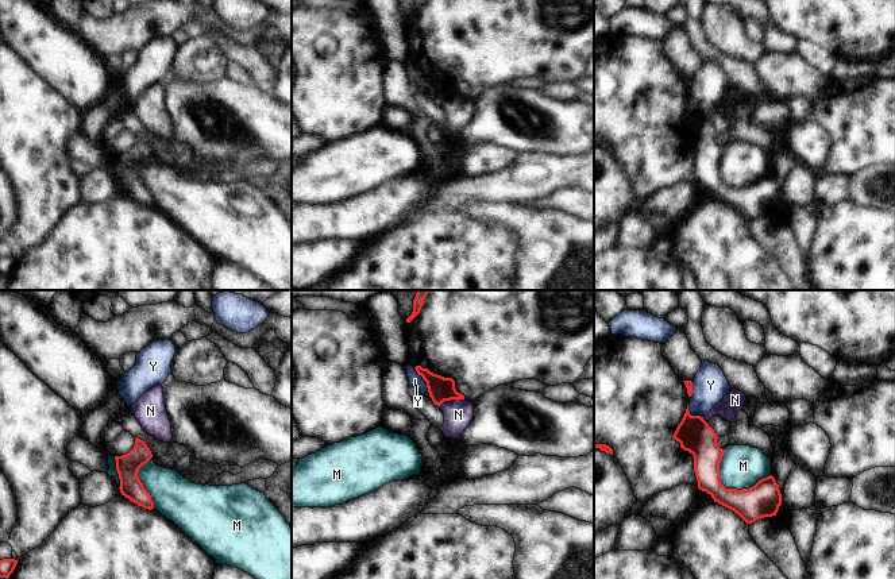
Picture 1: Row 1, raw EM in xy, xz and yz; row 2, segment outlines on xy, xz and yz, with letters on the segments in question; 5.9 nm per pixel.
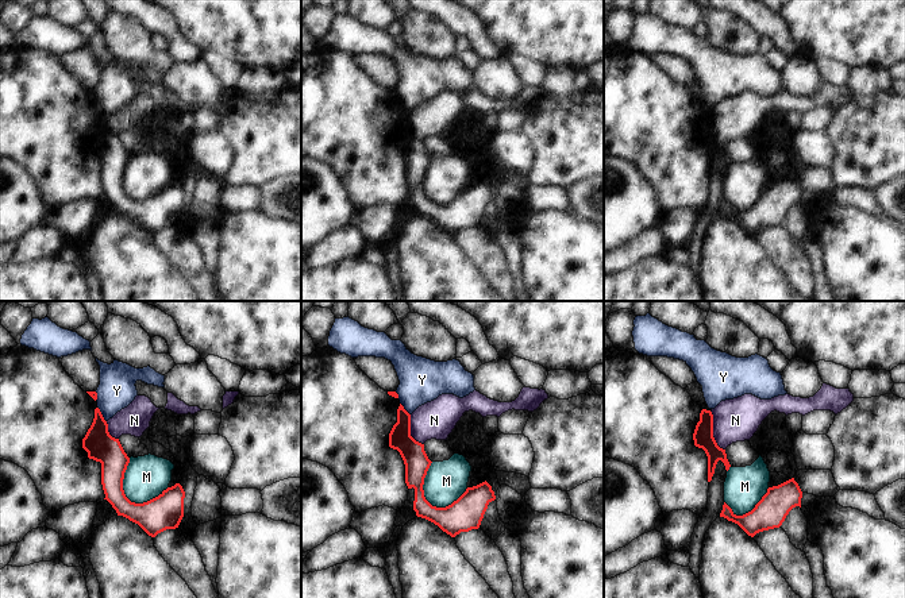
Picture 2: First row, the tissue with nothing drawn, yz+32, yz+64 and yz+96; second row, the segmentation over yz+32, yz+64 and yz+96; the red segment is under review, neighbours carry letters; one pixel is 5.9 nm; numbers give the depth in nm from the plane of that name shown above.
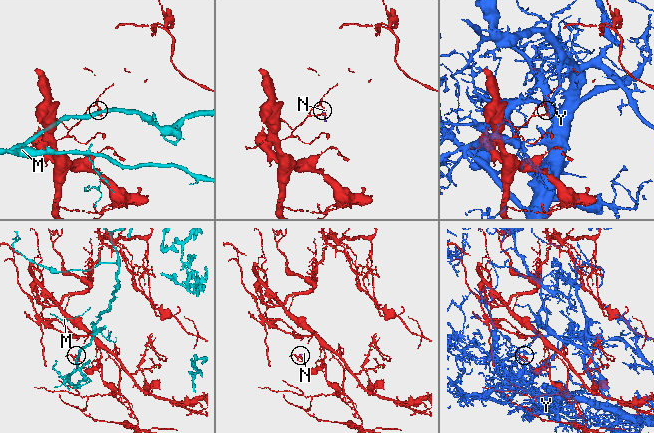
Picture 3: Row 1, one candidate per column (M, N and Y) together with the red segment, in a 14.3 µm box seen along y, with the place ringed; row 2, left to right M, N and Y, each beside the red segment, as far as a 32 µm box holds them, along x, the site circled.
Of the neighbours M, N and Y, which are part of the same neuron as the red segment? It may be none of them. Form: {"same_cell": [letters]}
{"same_cell": []}

